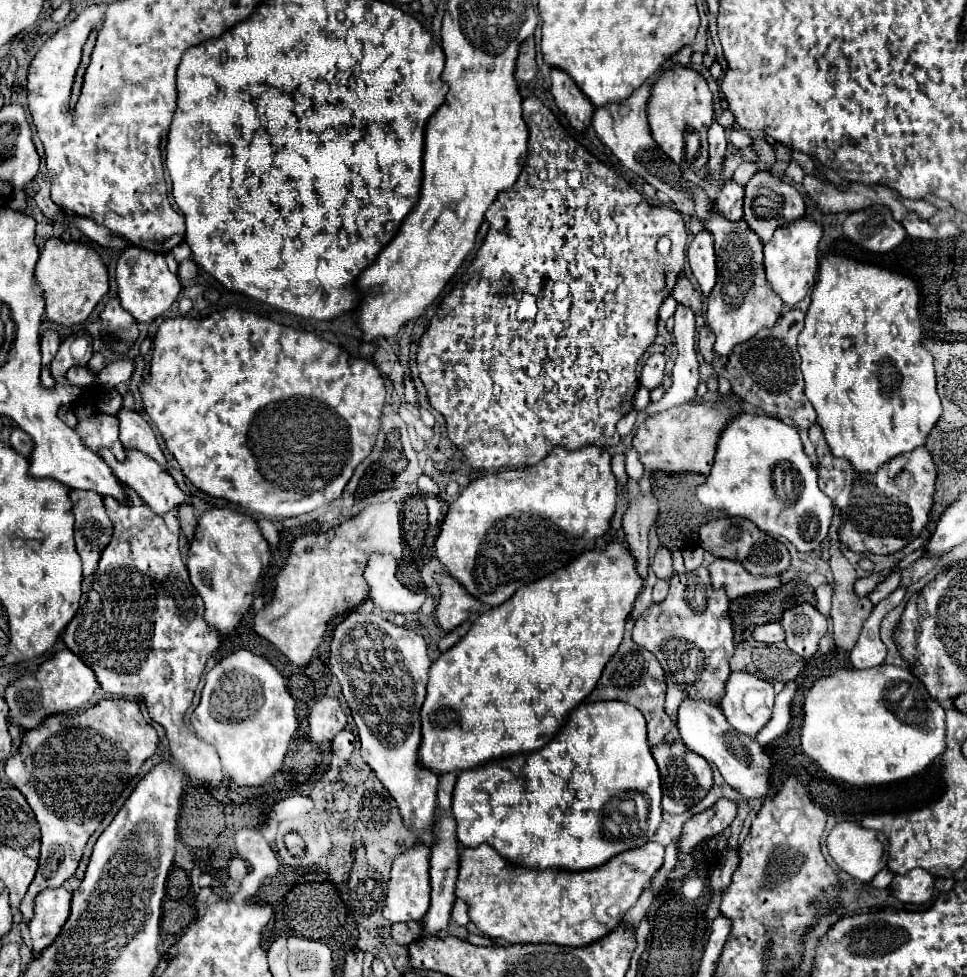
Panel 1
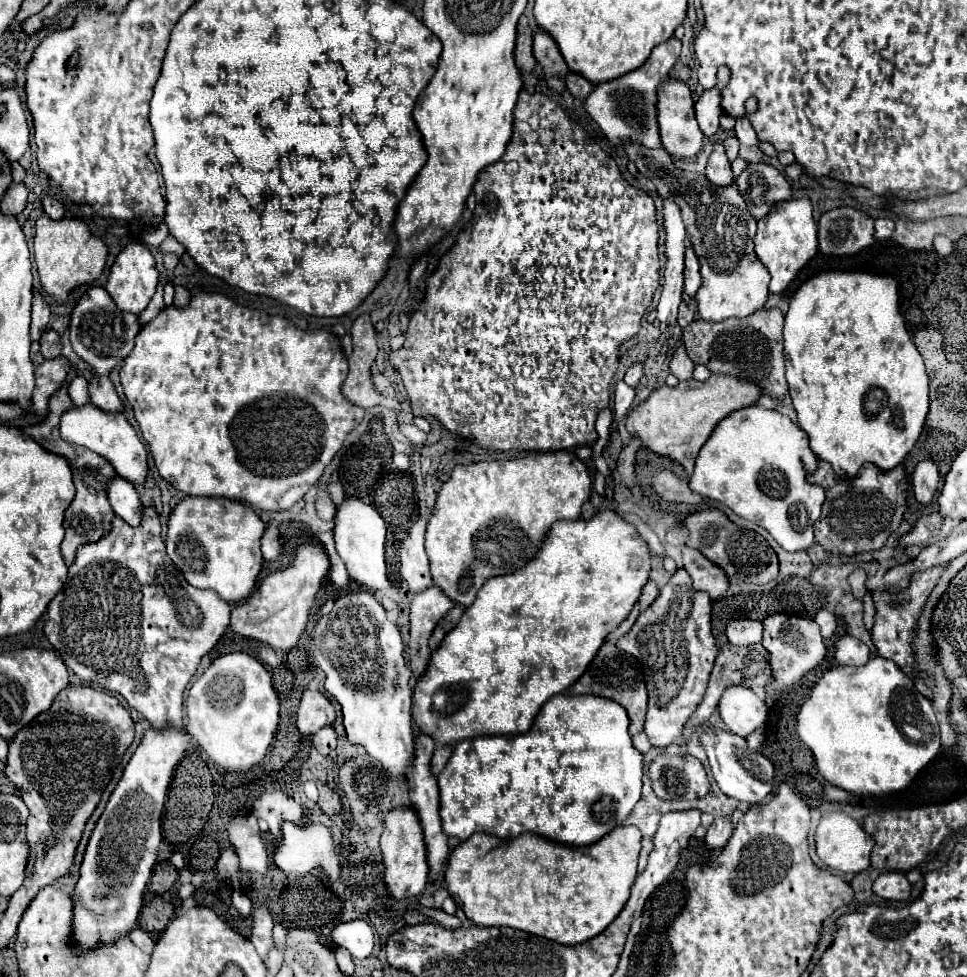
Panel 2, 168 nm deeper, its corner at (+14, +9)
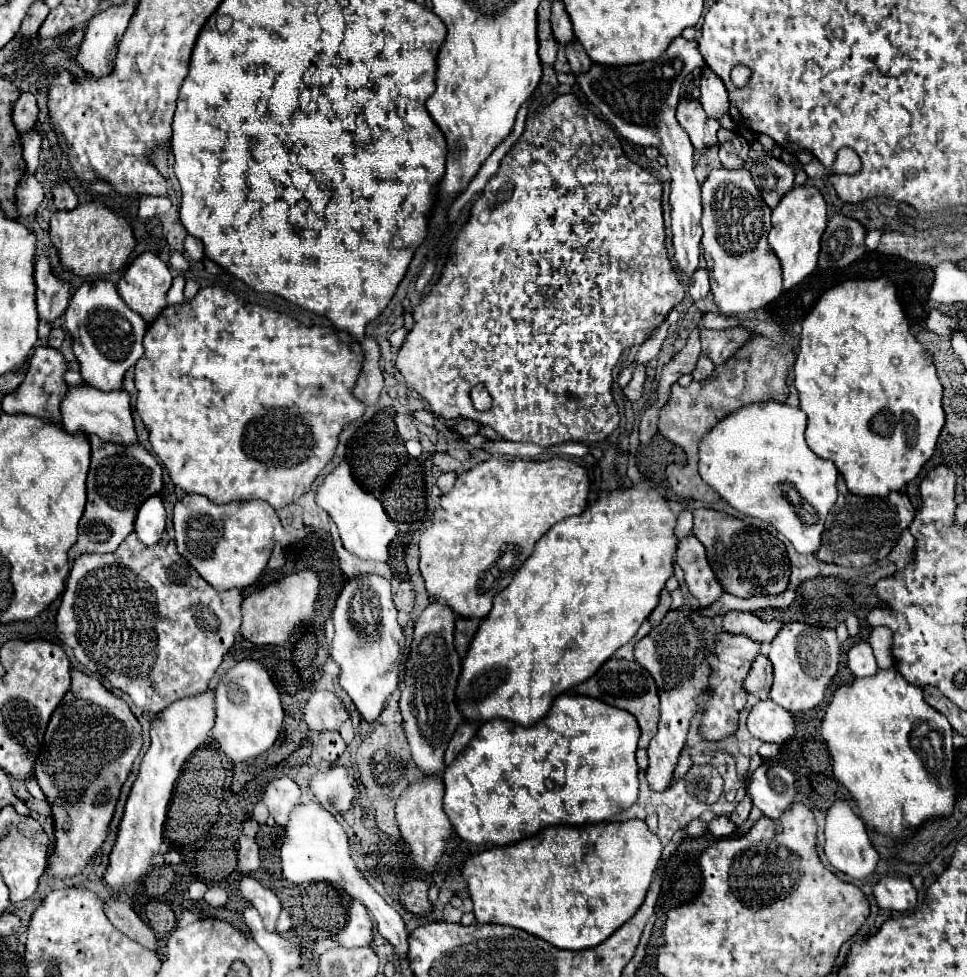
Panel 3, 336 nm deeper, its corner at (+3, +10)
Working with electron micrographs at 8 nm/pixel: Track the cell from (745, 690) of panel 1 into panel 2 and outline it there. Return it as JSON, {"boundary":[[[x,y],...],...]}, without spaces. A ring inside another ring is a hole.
{"boundary":[[[728,686],[718,702],[720,718],[726,728],[742,738],[748,738],[766,722],[766,704],[746,686]]]}

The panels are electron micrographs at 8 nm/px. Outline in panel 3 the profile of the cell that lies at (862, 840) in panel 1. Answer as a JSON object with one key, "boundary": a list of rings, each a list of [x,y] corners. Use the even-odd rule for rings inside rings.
{"boundary":[[[835,801],[827,813],[827,823],[825,823],[825,855],[827,861],[841,873],[853,877],[853,879],[865,879],[869,877],[879,861],[879,855],[865,831],[863,821],[859,819],[857,813],[845,803],[845,801]]]}

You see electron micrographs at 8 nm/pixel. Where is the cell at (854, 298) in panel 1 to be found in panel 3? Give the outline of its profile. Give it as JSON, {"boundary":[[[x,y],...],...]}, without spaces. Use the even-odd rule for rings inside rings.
{"boundary":[[[883,277],[881,279],[855,279],[855,281],[851,279],[841,285],[831,287],[829,291],[825,291],[819,297],[815,307],[811,309],[811,313],[803,321],[803,331],[799,335],[799,351],[797,351],[797,359],[793,365],[793,383],[795,383],[795,389],[799,391],[801,409],[807,413],[805,437],[807,437],[809,449],[813,449],[813,453],[819,455],[821,459],[829,459],[835,463],[837,471],[845,477],[847,489],[853,495],[887,497],[891,491],[901,491],[909,481],[913,481],[919,475],[923,465],[935,453],[935,443],[937,443],[939,433],[945,423],[945,415],[943,415],[943,407],[941,407],[943,389],[941,389],[941,383],[935,375],[933,359],[929,359],[929,353],[925,351],[925,347],[909,333],[909,323],[905,319],[899,299],[897,299],[895,285],[889,279],[883,279]]]}

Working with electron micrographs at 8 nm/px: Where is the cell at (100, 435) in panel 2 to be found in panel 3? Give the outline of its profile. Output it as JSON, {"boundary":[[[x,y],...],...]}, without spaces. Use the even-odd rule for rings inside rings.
{"boundary":[[[87,383],[69,387],[65,393],[65,399],[61,401],[61,417],[63,425],[67,431],[83,431],[83,433],[95,433],[103,441],[111,443],[121,443],[121,445],[133,445],[137,443],[135,427],[133,427],[133,417],[131,417],[131,403],[129,403],[129,393],[125,389],[119,391],[99,391]]]}

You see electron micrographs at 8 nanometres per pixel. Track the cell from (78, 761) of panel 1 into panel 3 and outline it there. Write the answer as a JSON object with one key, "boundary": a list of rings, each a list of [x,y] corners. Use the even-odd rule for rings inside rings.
{"boundary":[[[71,667],[71,689],[55,709],[45,731],[43,751],[35,763],[37,783],[49,799],[55,815],[55,849],[47,873],[71,877],[85,869],[91,855],[101,847],[115,815],[121,787],[141,749],[141,725],[129,705],[105,689],[105,685]]]}

